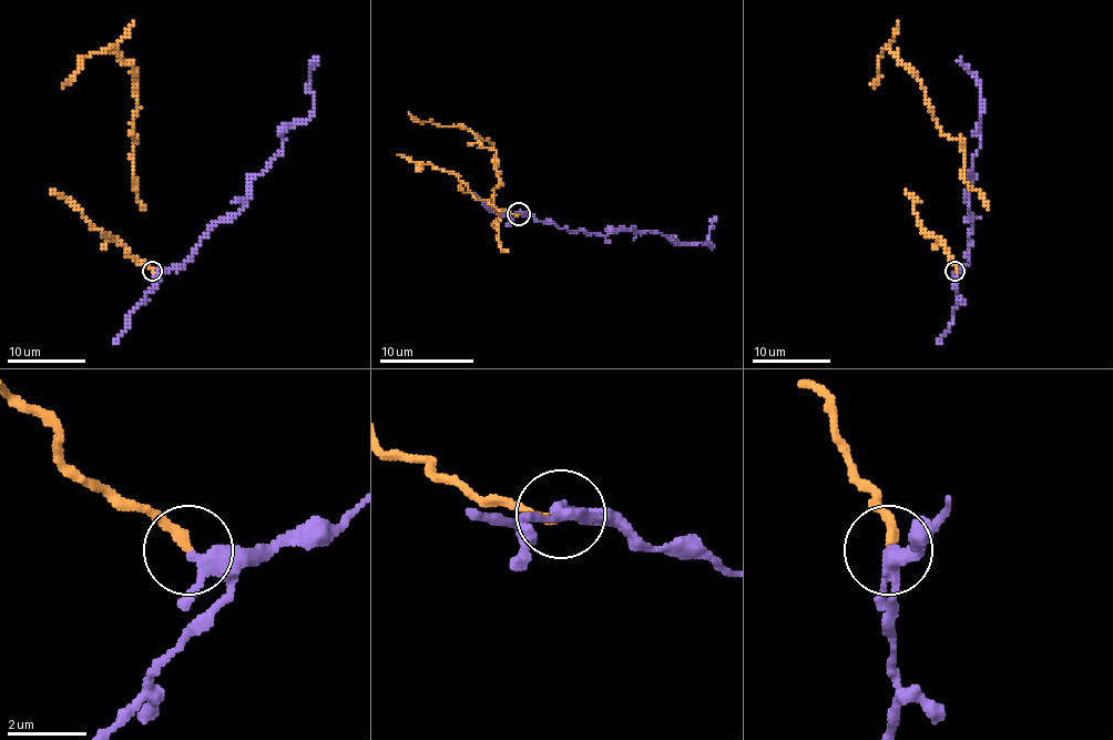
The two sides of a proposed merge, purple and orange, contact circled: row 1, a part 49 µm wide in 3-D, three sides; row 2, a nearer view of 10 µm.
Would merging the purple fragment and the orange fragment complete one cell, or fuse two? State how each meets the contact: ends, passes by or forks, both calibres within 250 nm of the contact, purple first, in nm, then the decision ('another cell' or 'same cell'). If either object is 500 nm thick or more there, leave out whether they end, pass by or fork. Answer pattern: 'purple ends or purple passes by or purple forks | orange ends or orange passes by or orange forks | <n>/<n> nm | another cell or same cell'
purple passes by | orange ends | 280/280 nm | another cell

